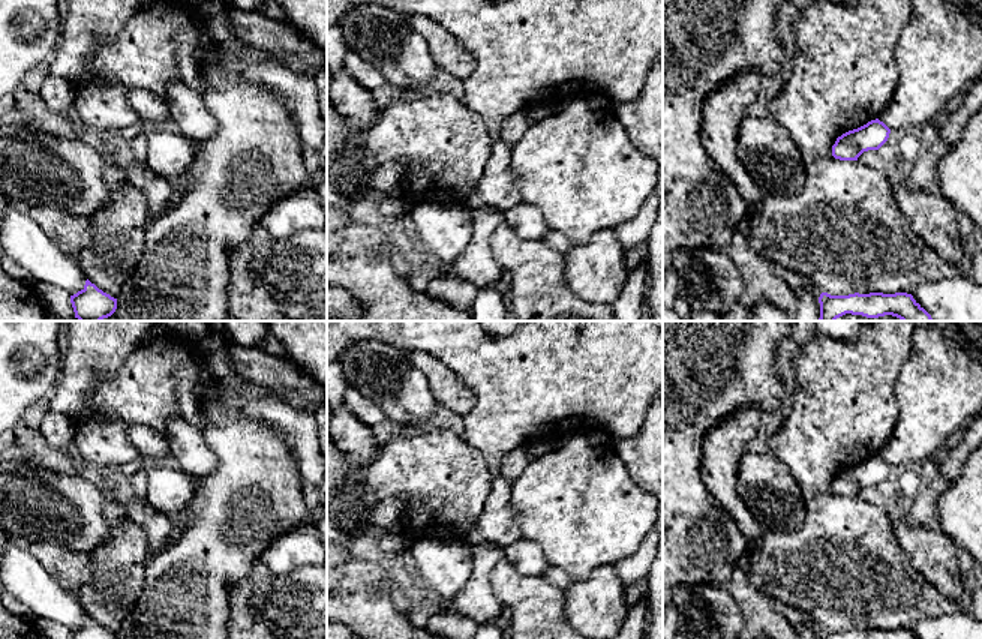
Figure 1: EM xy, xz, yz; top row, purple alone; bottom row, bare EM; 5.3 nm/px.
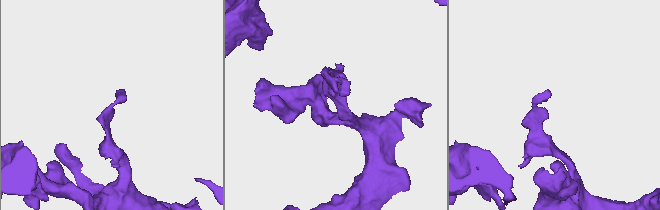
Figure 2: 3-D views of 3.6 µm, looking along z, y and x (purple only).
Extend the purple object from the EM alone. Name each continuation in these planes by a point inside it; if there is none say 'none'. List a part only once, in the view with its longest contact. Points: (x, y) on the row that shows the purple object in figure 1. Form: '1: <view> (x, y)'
none

